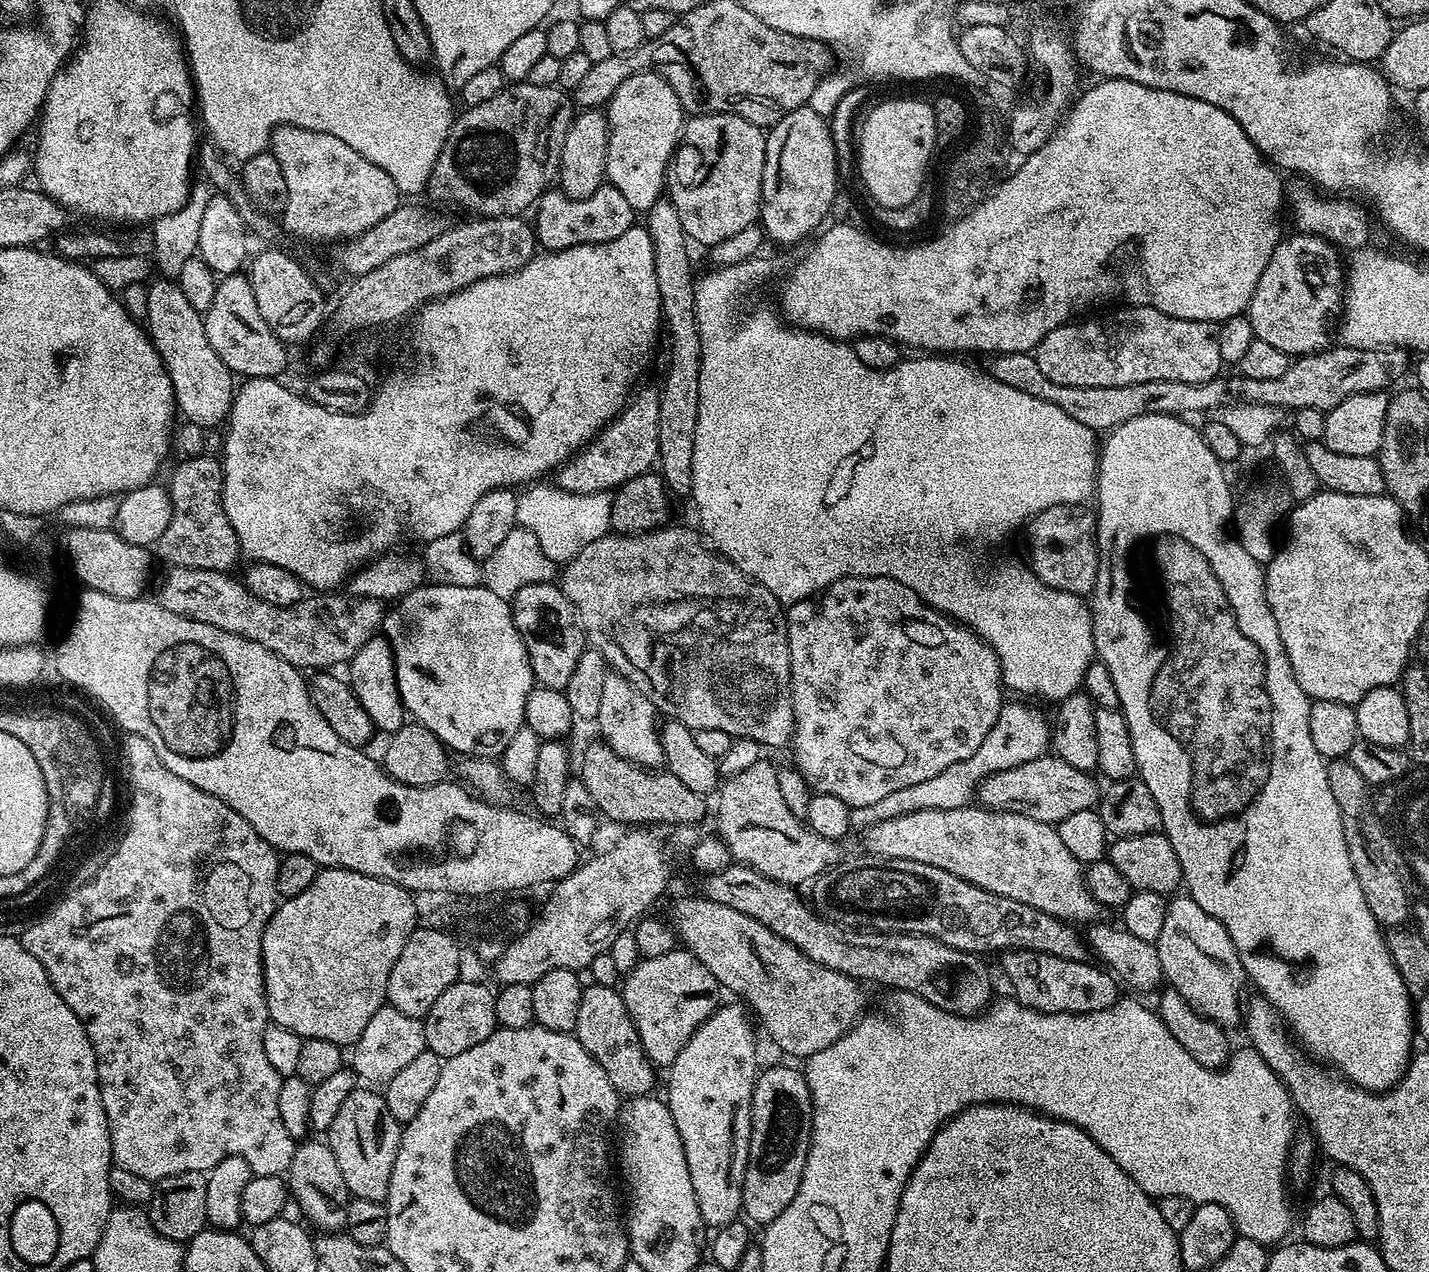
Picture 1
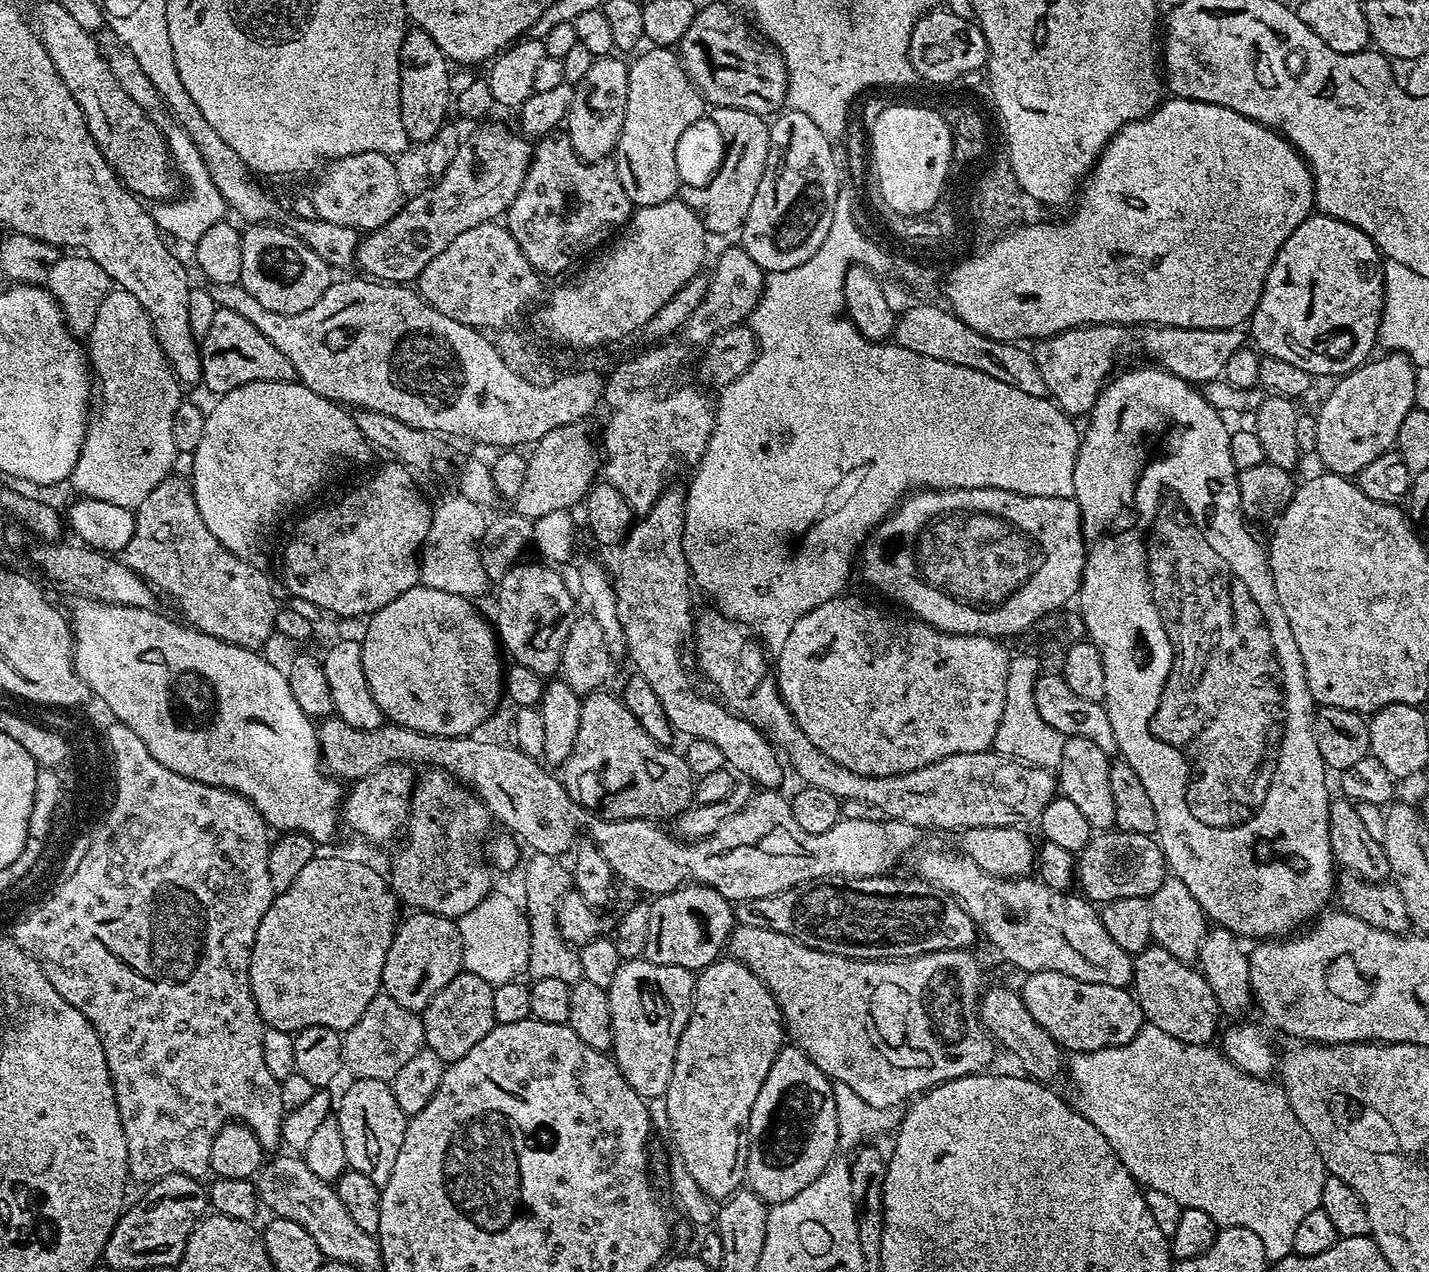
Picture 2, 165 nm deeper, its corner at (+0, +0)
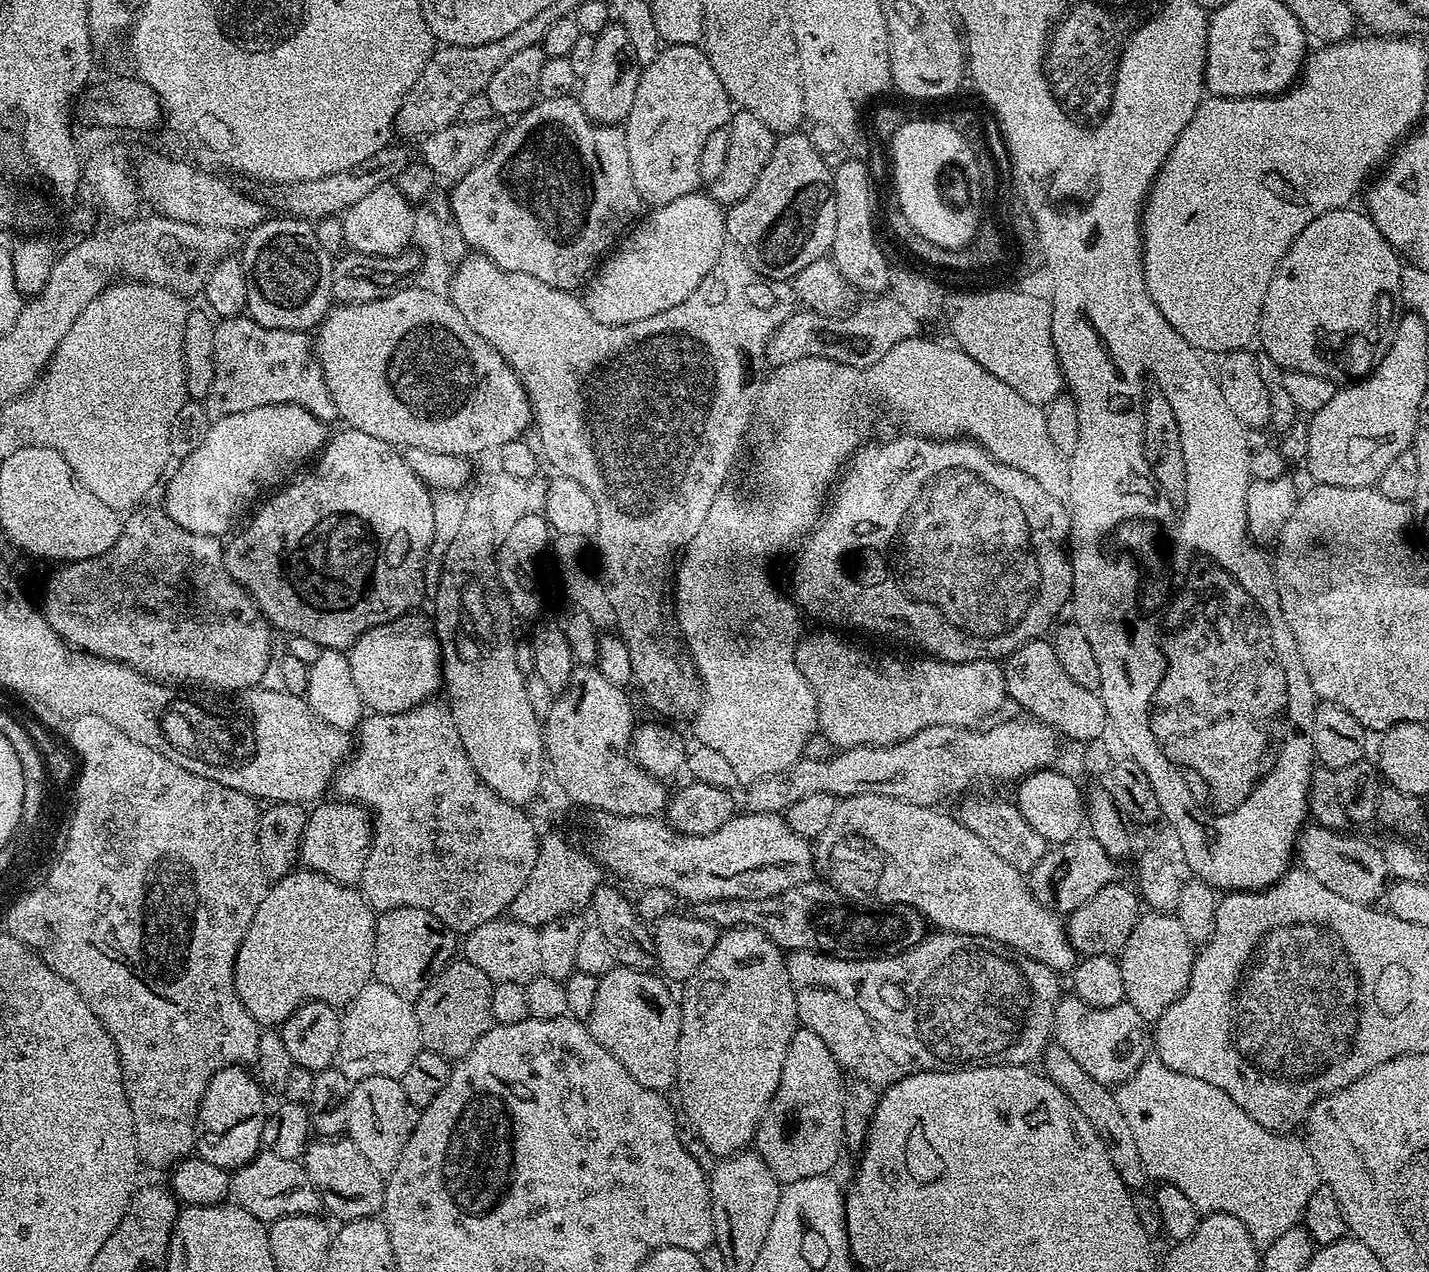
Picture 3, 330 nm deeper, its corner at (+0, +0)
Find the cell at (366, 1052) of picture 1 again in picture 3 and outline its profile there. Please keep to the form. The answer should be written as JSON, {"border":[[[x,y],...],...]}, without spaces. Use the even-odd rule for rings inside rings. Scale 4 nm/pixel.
{"border":[[[369,982],[343,1009],[340,1029],[342,1030],[342,1042],[338,1042],[335,1067],[340,1068],[342,1074],[346,1074],[346,1078],[353,1082],[375,1076],[395,1076],[397,1078],[404,1076],[410,1062],[414,1062],[414,1058],[422,1051],[418,1018],[413,1001],[394,994],[390,986]]]}

